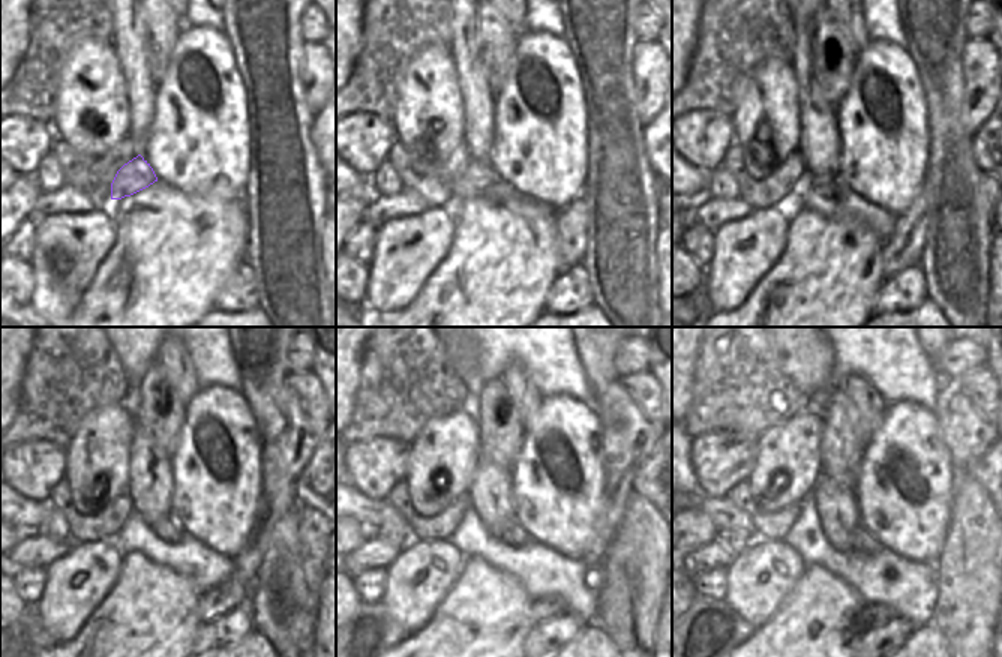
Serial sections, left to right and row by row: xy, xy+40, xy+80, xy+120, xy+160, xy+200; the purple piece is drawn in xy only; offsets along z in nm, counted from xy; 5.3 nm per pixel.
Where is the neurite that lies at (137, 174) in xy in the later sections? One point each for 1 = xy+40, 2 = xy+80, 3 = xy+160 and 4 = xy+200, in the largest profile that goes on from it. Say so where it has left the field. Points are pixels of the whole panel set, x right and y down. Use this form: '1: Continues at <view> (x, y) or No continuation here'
1: Continues at xy+40 (479, 176)
2: Continues at xy+80 (824, 185)
3: Continues at xy+160 (512, 533)
4: Continues at xy+200 (861, 540).

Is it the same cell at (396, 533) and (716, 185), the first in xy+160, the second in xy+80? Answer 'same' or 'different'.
same

